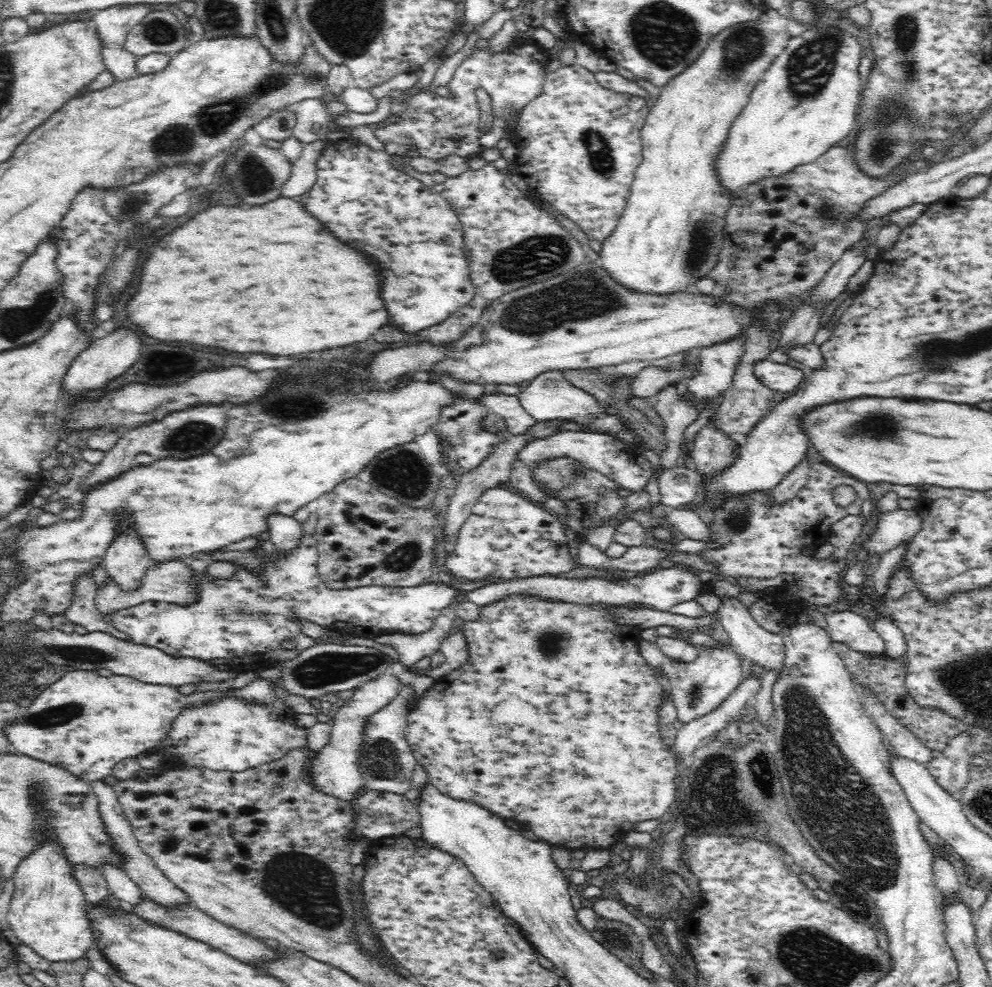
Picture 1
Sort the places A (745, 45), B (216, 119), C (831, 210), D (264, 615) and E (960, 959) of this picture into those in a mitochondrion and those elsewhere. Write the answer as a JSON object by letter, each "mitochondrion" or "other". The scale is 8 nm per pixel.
{"A":"mitochondrion","B":"mitochondrion","C":"mitochondrion","D":"mitochondrion","E":"other"}

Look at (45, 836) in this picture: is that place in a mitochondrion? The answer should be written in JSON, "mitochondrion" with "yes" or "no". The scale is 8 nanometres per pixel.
{"mitochondrion":"no"}

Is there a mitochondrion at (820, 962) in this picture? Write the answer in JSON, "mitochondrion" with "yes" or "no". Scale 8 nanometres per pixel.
{"mitochondrion":"yes"}

